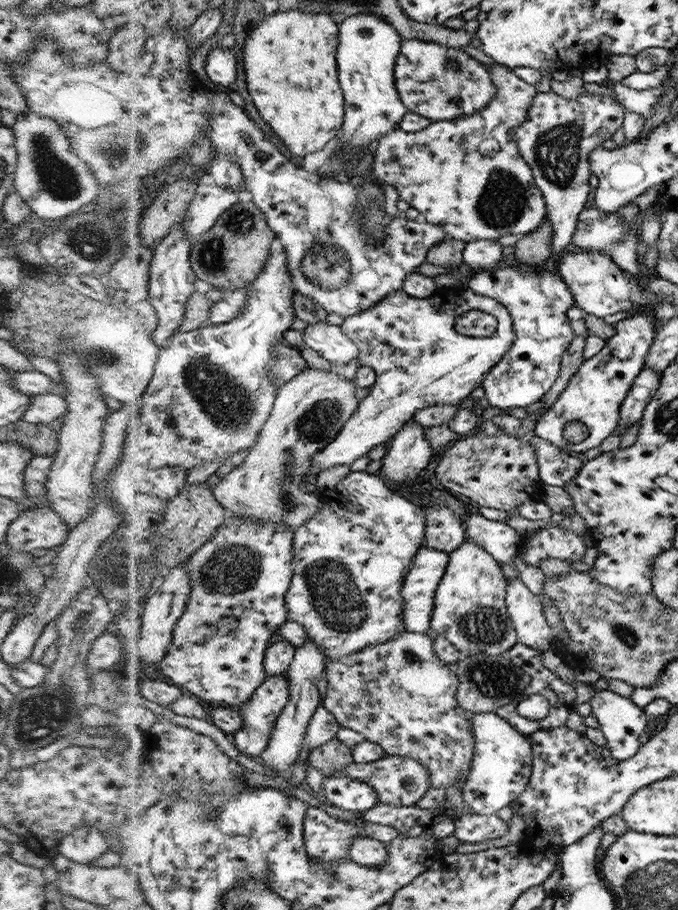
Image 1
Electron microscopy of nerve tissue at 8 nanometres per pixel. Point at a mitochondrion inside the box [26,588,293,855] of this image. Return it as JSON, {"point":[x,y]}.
{"point":[82,621]}

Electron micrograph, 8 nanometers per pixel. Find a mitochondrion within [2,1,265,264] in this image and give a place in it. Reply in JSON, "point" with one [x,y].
{"point":[58,178]}

